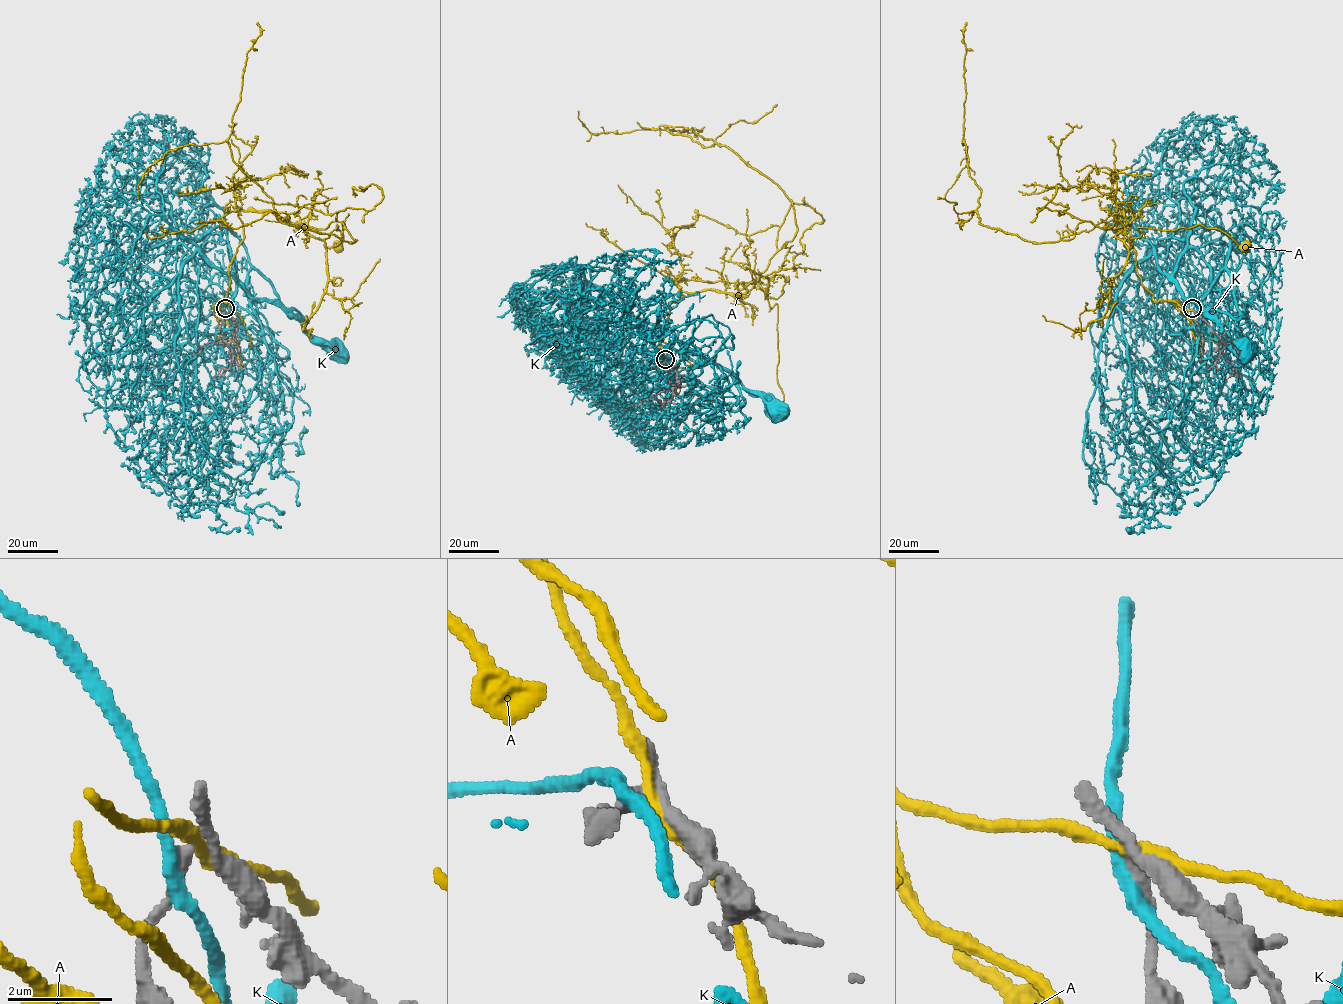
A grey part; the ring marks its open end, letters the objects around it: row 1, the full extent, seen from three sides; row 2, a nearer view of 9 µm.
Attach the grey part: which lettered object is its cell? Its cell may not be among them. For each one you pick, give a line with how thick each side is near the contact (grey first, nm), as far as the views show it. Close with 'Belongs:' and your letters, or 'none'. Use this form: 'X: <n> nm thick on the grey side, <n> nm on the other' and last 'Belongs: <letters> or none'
Belongs: none

